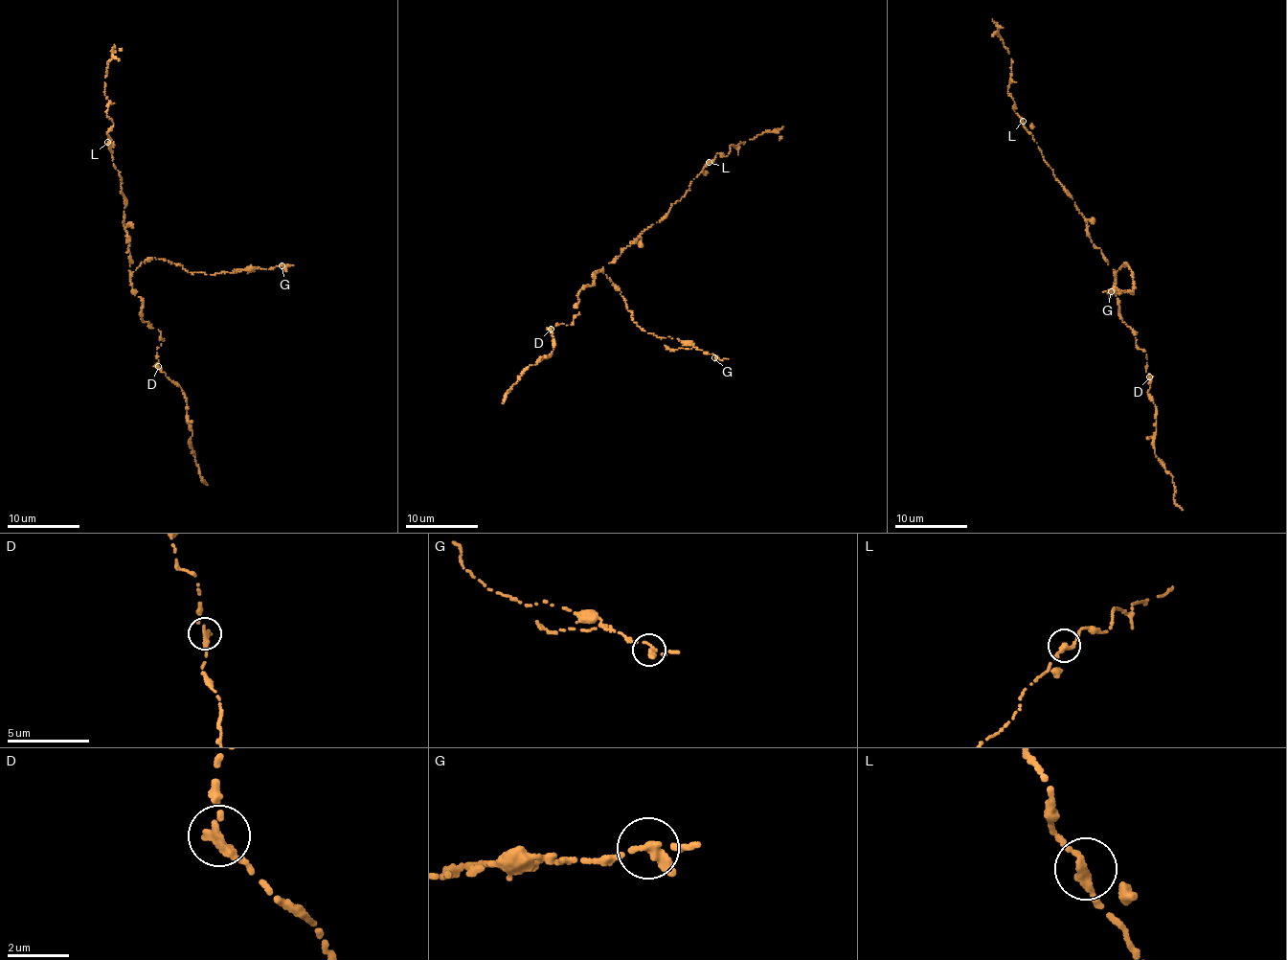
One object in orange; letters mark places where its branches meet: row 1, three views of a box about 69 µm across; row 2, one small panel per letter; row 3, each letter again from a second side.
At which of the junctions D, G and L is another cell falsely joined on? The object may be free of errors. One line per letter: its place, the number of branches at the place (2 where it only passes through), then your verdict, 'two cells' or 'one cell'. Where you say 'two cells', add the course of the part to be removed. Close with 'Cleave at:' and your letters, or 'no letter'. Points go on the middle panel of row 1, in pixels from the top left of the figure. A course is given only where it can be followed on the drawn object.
D: (551, 329) | 1 | one cell
G: (714, 357) | 2 | one cell
L: (709, 162) | 1 | one cell
Cleave at: no letter

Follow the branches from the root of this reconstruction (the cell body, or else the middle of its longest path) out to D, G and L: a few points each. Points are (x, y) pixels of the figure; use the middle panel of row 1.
D: (610, 262), (594, 274), (593, 285), (580, 289), (576, 306), (579, 314), (573, 323), (552, 329)
G: (610, 262), (602, 267), (603, 273), (620, 292), (634, 322), (659, 337), (688, 342), (714, 357)
L: (610, 262), (685, 196), (691, 181), (709, 162)

